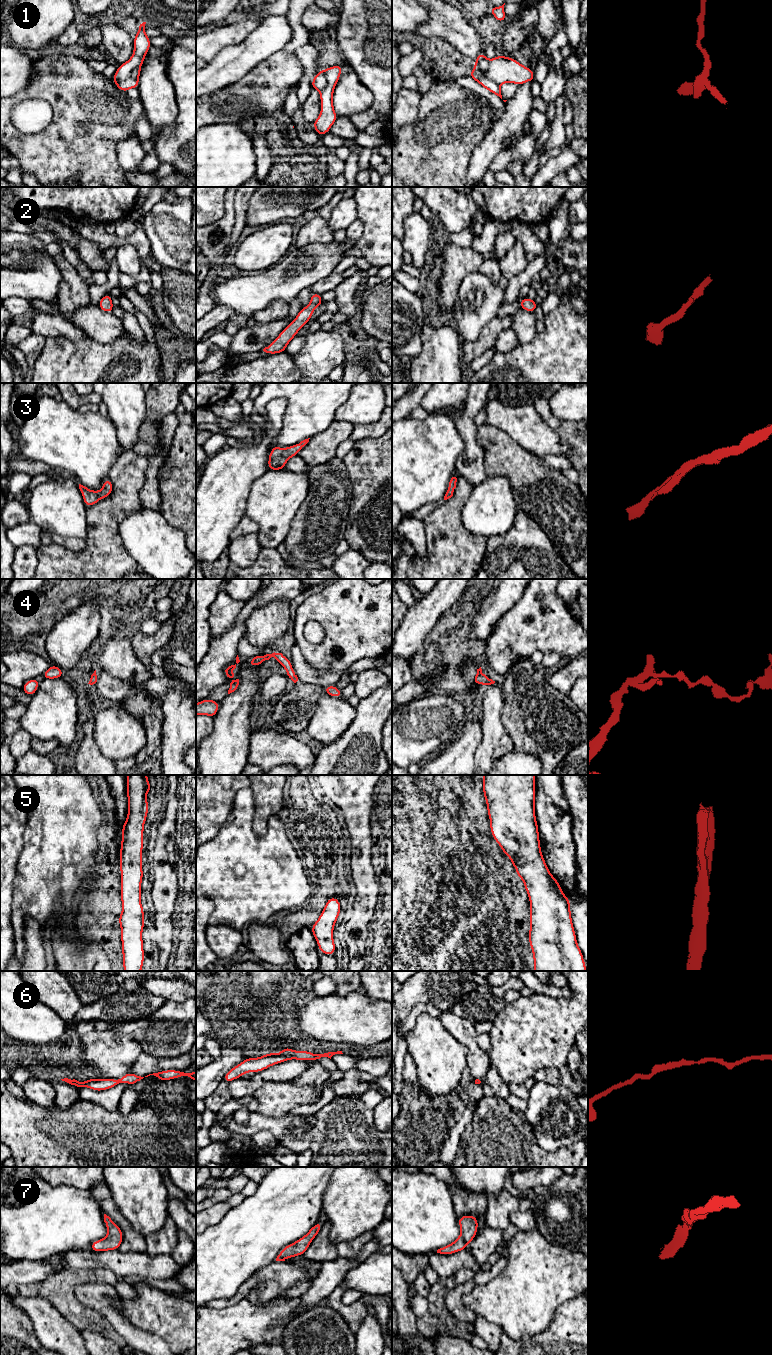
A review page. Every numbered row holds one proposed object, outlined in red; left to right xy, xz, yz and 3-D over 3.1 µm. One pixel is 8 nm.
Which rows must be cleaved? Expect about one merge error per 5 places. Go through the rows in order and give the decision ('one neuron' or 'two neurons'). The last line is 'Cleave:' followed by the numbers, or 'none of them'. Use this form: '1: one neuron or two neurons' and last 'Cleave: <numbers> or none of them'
1: two neurons
2: one neuron
3: one neuron
4: one neuron
5: one neuron
6: one neuron
7: one neuron
Cleave: 1

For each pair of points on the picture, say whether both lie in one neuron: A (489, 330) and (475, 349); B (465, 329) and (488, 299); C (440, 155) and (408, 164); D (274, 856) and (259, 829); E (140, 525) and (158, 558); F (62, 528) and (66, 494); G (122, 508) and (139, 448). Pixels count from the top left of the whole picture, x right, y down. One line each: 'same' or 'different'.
A: same
B: same
C: same
D: different
E: same
F: same
G: different

